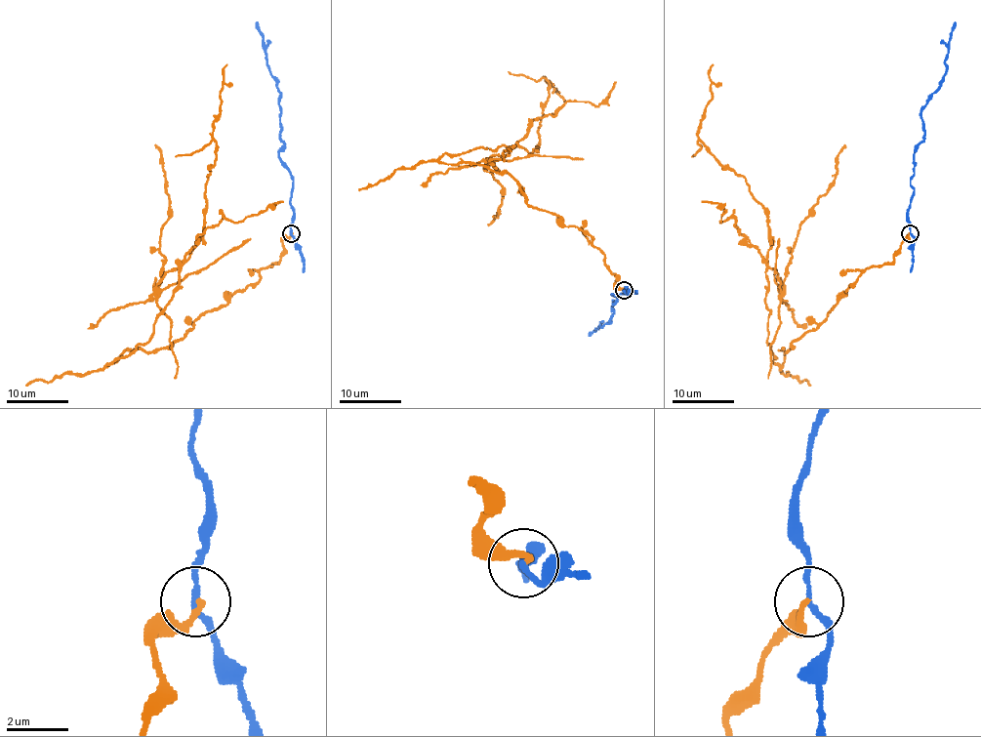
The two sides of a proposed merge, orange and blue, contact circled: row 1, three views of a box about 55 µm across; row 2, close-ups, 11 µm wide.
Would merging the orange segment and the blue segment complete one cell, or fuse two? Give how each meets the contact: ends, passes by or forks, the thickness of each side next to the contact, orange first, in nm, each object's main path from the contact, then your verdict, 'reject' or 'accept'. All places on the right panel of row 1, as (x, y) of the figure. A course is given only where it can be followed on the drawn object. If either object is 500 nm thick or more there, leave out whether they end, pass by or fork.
orange ends; blue passes by; calibres 180 and 170 nm; course orange (911, 232), (773, 362), (767, 211), (698, 138), (713, 63); course blue (911, 232), (908, 217), (914, 192), (914, 151), (924, 138), (921, 109), (947, 71), (945, 58), (955, 21); reject

